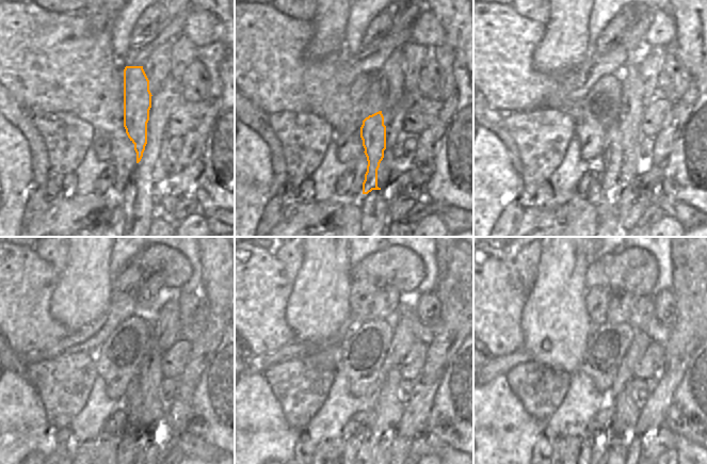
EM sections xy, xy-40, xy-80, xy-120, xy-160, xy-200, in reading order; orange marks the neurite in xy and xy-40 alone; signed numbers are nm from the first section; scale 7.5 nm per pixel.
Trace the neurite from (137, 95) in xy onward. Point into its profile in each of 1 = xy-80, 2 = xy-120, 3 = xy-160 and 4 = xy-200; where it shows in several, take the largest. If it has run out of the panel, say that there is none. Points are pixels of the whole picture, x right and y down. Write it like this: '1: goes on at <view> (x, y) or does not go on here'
1: goes on at xy-80 (612, 154)
2: goes on at xy-120 (132, 399)
3: goes on at xy-160 (364, 453)
4: goes on at xy-200 (599, 453)

